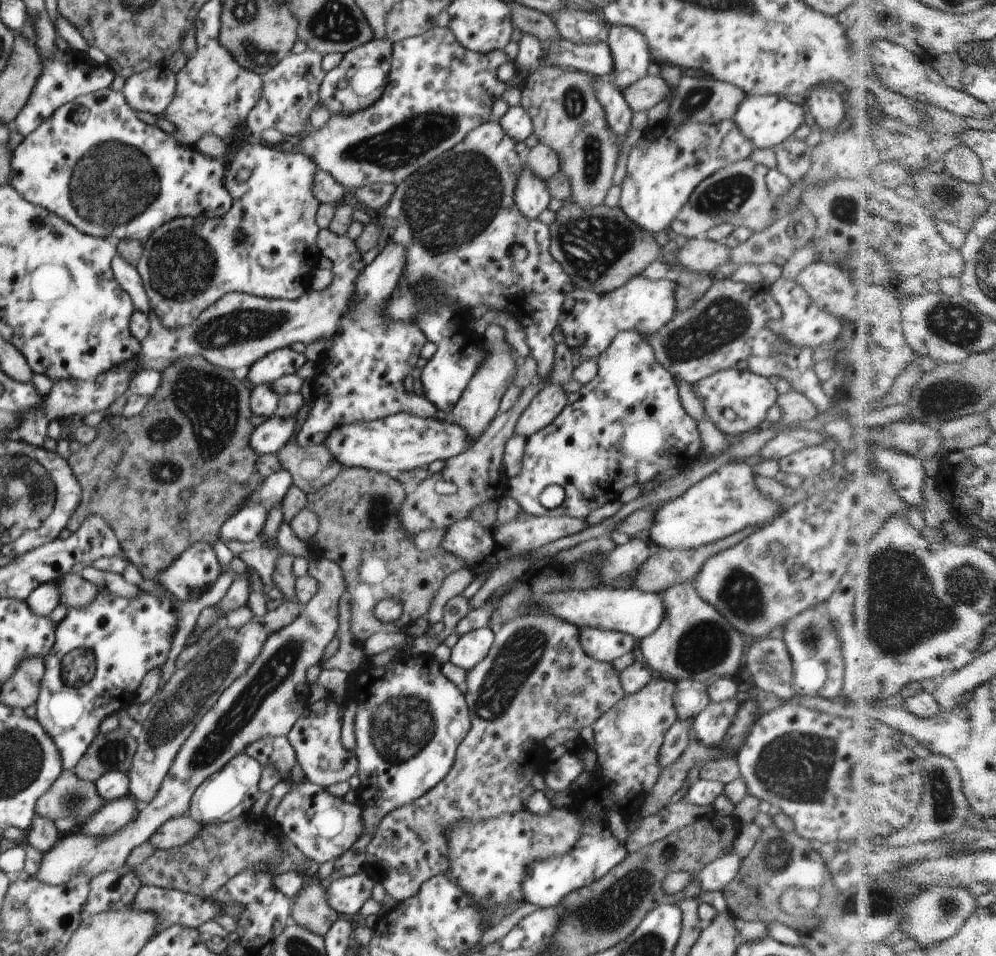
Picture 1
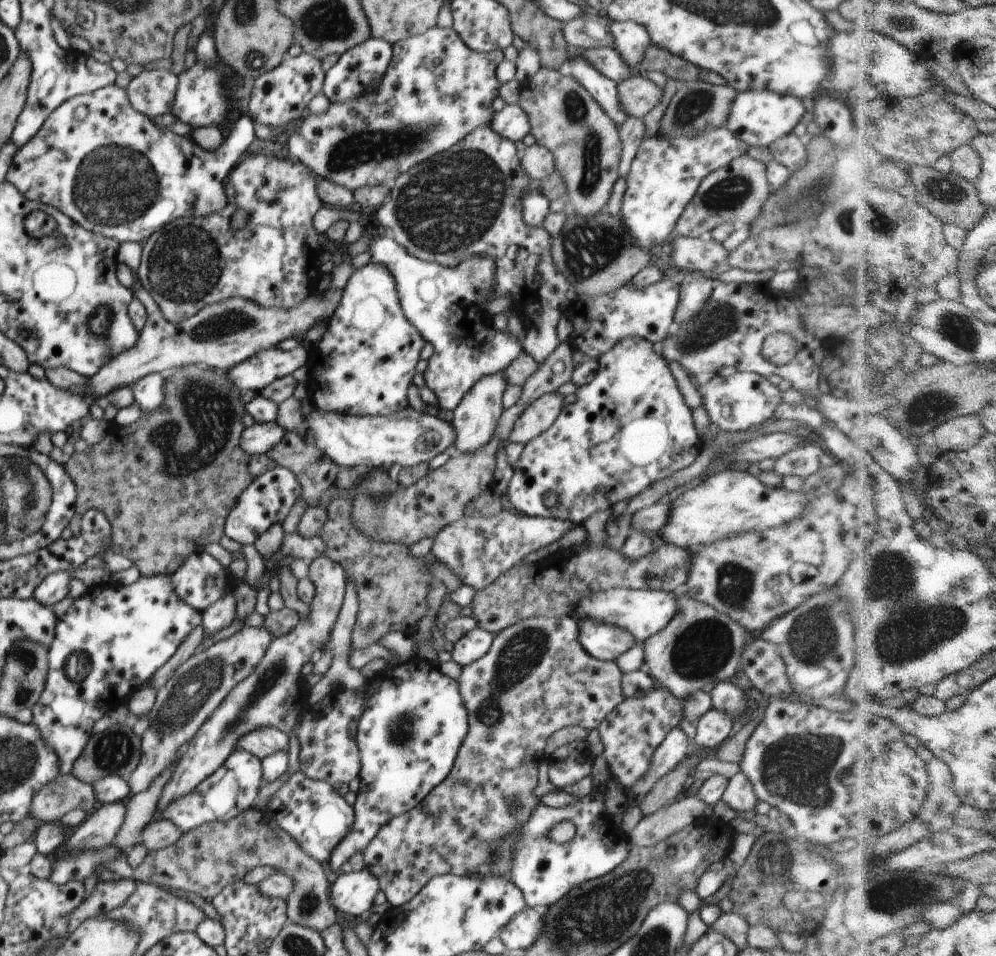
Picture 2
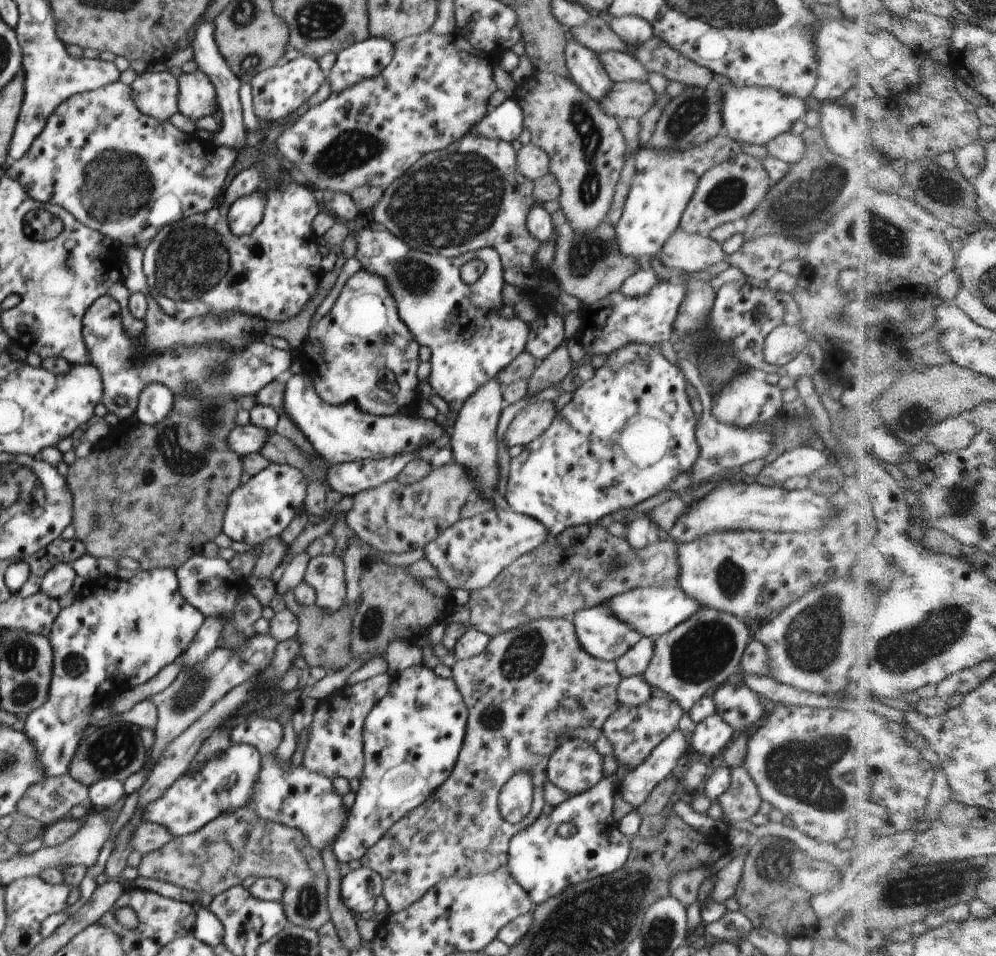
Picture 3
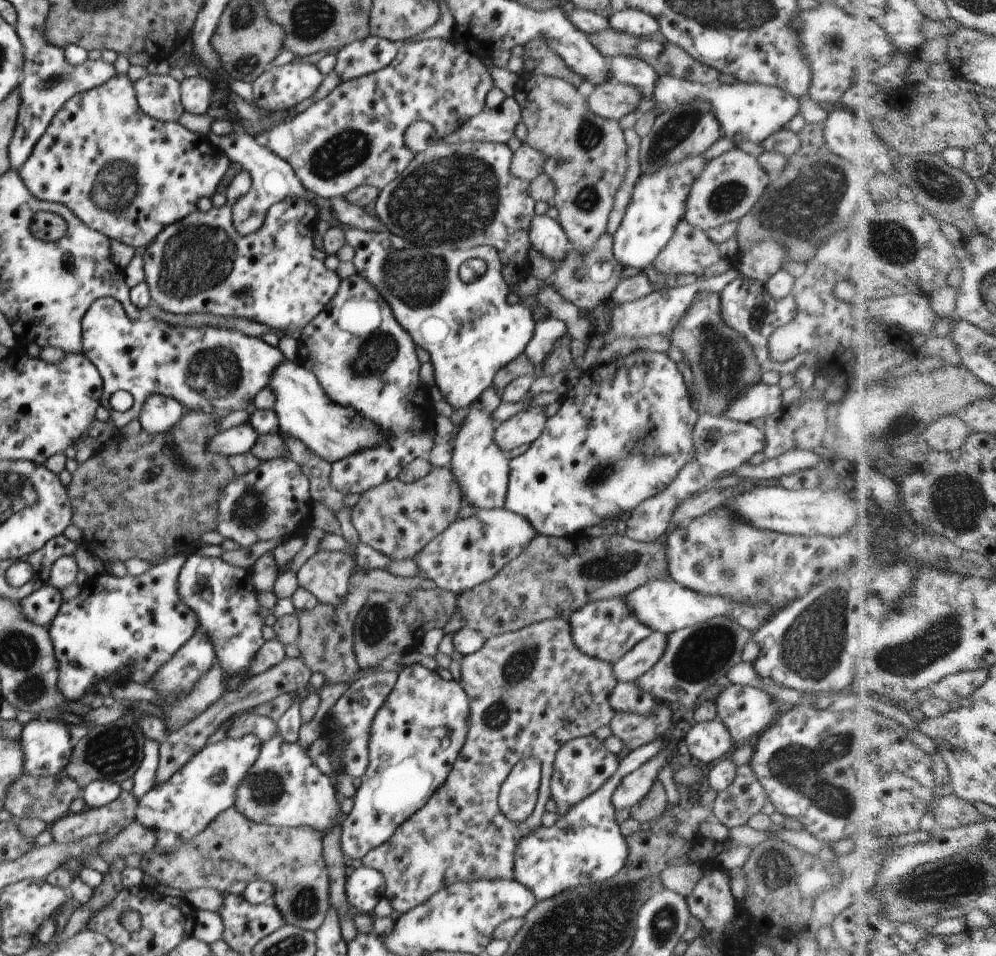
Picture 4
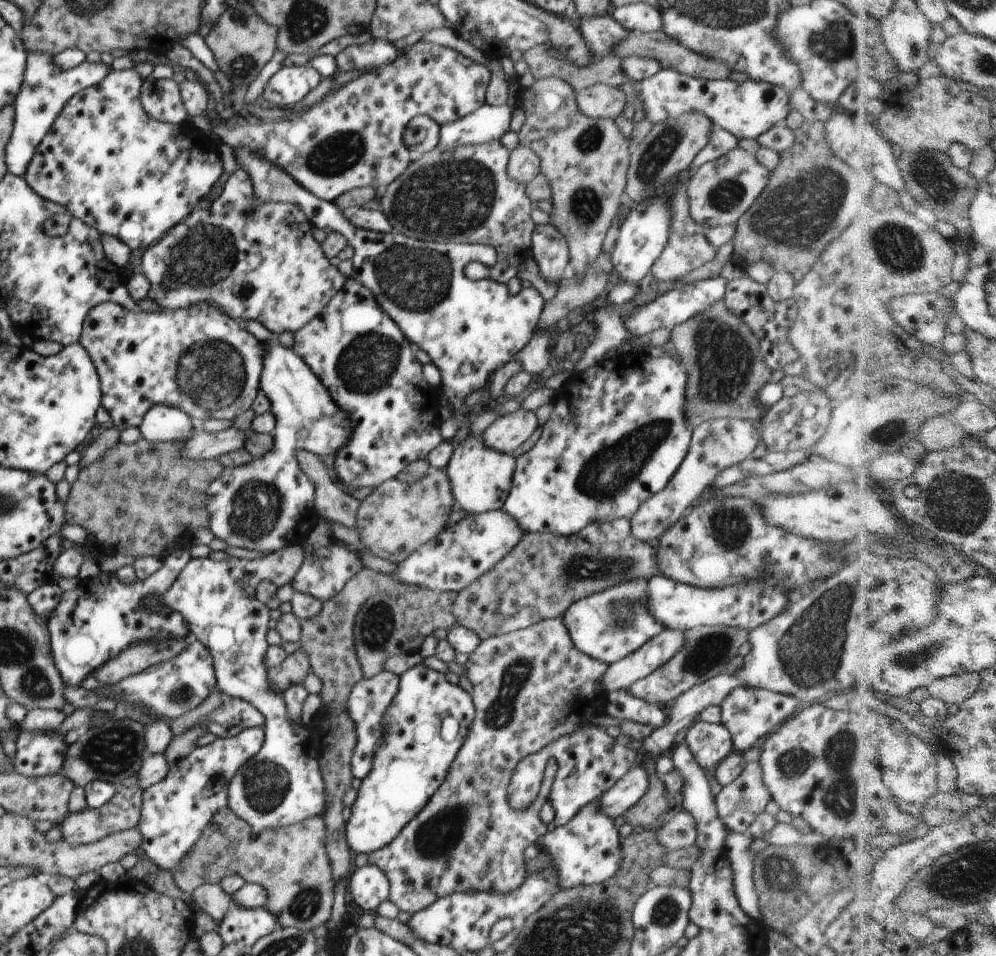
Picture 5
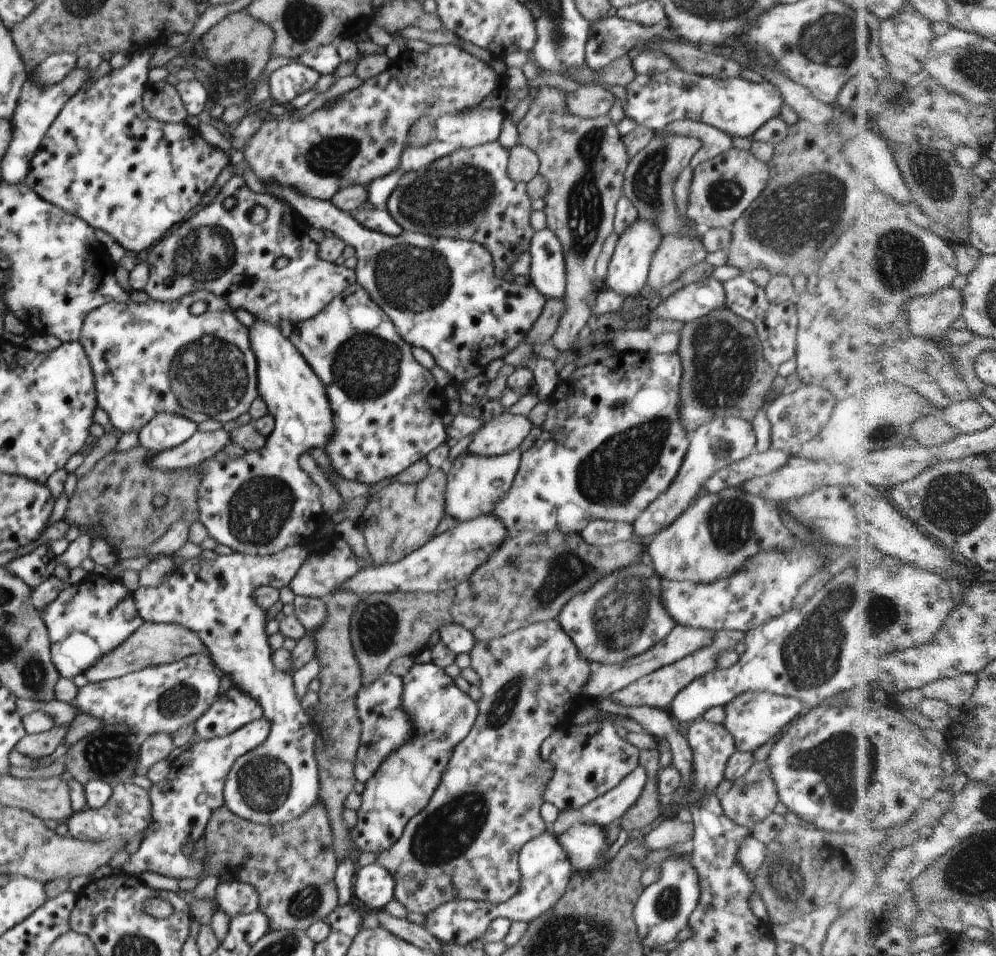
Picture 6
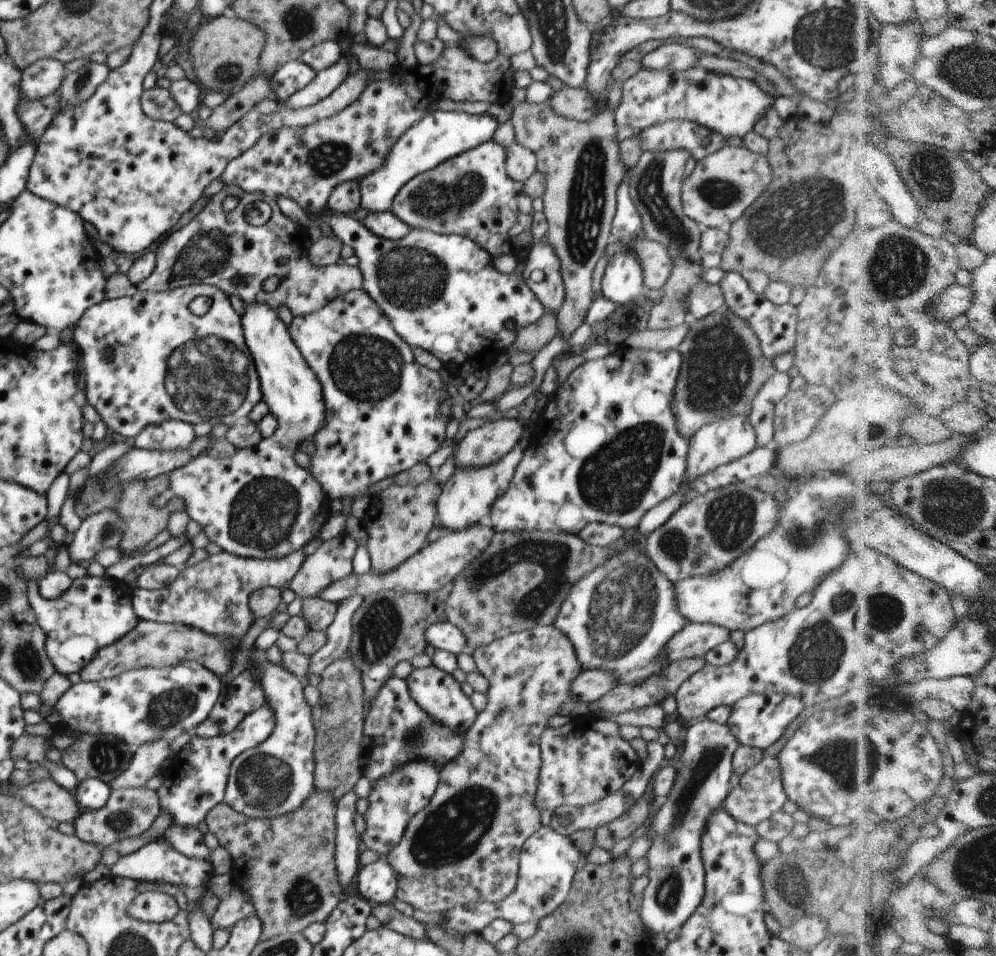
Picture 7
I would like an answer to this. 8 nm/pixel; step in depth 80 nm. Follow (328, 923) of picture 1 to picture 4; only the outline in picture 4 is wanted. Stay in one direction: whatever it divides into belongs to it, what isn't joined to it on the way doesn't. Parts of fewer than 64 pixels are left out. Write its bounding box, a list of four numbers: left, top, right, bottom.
[139,807,330,931]

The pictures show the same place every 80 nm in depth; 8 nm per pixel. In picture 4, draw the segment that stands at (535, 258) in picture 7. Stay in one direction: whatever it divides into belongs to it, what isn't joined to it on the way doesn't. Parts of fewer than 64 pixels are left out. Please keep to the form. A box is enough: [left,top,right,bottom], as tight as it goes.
[529,215,570,265]

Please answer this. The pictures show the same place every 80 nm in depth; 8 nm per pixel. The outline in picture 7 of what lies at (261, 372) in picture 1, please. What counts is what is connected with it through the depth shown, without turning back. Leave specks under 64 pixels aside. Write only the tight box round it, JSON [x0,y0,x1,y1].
[73,284,262,440]

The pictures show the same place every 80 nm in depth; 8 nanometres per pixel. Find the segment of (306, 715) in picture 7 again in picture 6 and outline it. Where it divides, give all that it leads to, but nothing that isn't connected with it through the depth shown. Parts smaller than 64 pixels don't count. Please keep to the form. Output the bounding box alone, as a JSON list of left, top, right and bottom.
[133,544,321,827]

